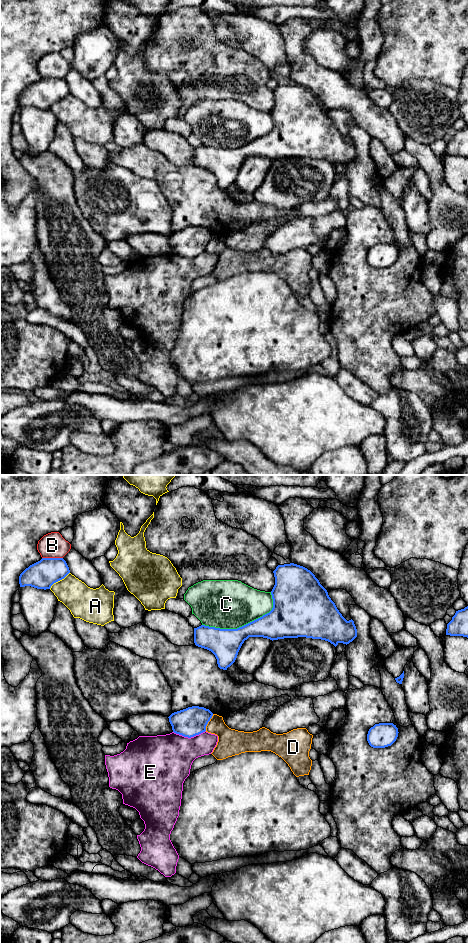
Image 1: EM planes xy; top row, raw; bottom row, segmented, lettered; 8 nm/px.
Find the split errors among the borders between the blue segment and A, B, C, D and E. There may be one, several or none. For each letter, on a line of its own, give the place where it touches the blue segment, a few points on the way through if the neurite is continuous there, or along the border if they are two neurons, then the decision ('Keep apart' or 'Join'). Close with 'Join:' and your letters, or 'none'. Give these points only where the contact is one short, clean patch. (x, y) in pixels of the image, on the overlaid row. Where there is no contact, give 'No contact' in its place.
A: Touches blue at xy (59, 580). Keep apart
B: Touches blue at xy (52, 558). Keep apart
C: Touches blue at xy (246, 624). Keep apart
D: Touches blue at xy (208, 721). Boundary: xy (213, 714), (205, 730). Keep apart
E: Touches blue at xy (189, 737). Keep apart
Join: none

